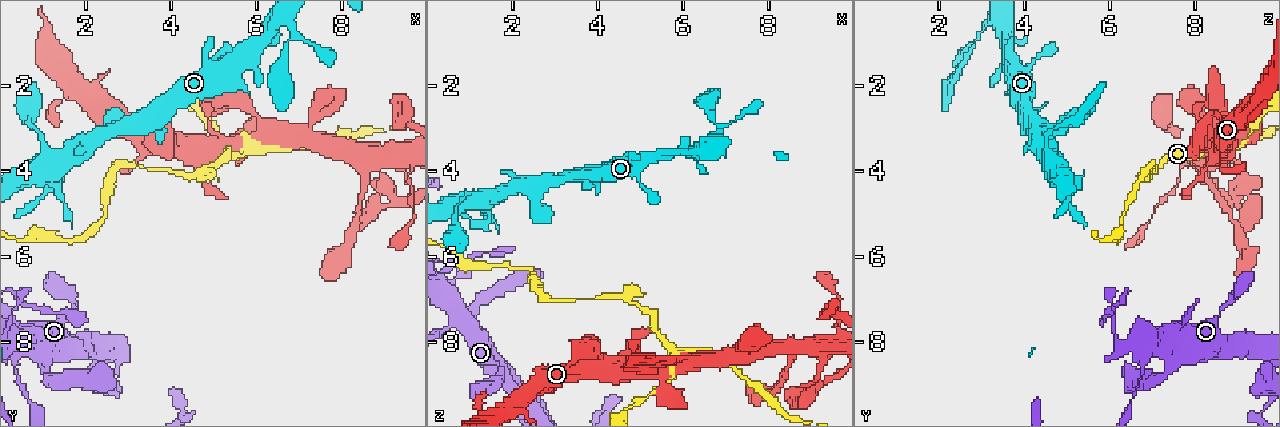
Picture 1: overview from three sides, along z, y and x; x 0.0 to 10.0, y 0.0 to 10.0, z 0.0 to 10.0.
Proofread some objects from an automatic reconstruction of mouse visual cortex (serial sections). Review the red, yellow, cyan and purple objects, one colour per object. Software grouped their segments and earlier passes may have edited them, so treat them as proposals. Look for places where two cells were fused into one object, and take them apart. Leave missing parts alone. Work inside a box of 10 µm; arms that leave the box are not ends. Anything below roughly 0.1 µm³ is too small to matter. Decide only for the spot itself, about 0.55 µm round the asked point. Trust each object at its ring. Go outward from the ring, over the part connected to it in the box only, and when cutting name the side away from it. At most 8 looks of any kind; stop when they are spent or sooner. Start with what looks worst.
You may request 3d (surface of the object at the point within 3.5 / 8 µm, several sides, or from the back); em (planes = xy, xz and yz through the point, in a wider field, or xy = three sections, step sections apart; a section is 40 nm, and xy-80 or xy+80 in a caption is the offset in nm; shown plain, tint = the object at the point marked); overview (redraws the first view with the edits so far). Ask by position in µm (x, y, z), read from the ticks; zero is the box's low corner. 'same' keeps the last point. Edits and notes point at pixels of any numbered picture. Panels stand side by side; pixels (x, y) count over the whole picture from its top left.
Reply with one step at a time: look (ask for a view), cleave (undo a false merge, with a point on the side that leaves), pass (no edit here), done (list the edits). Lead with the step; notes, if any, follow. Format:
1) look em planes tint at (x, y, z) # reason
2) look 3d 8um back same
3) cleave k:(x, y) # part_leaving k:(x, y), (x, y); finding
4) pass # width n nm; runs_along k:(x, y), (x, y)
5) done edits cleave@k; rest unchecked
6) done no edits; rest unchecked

look 3d 3.5um back at (6.75, 1.10, 2.85) # abrupt turn

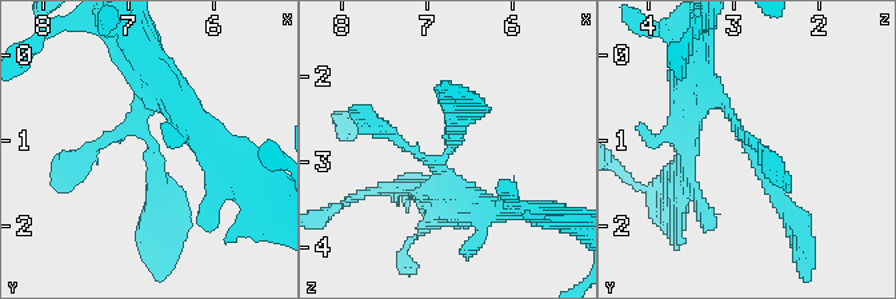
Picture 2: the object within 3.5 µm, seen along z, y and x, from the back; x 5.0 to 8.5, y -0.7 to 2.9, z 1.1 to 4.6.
look em xy step 2 tint at (6.70, 1.10, 2.80) # now the EM

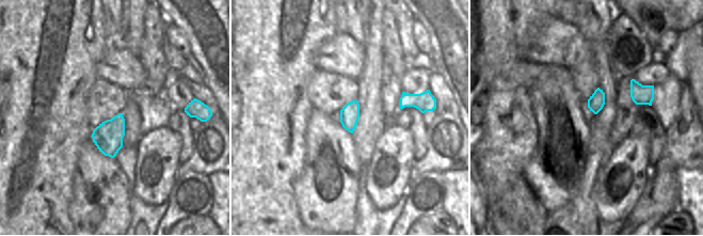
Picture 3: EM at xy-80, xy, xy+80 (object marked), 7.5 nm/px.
look em xy step 5 tint same # cut it another way

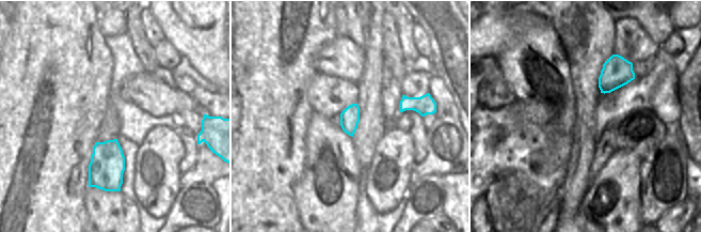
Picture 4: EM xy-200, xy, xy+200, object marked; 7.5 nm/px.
pass # width 140 nm; runs_along 2:(704, 98), (726, 107), (800, 230); one cell here

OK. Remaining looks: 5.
look em planes tint at (5.70, 3.15, 8.55) # sharp bend

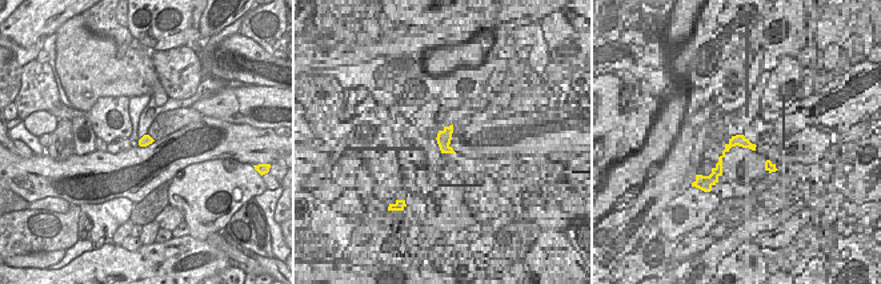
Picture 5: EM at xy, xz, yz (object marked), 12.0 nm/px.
look 3d 3.5um same

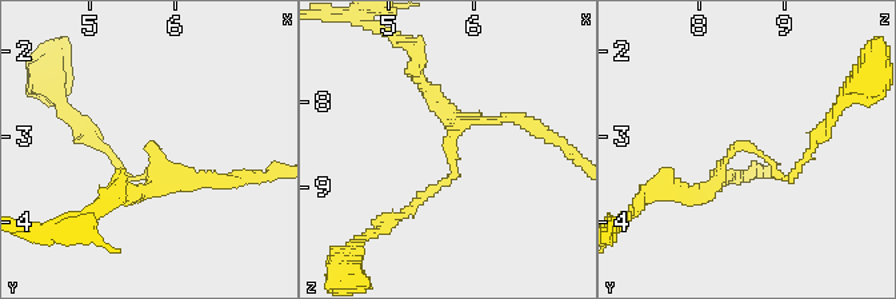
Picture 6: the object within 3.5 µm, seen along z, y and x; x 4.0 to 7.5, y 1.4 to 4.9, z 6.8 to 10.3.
pass # runs_along 6:(430, 94), (455, 118), (455, 175), (418, 203); continuous, no second cell

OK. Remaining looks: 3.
look 3d 3.5um at (8.25, 5.30, 9.05) # branch point

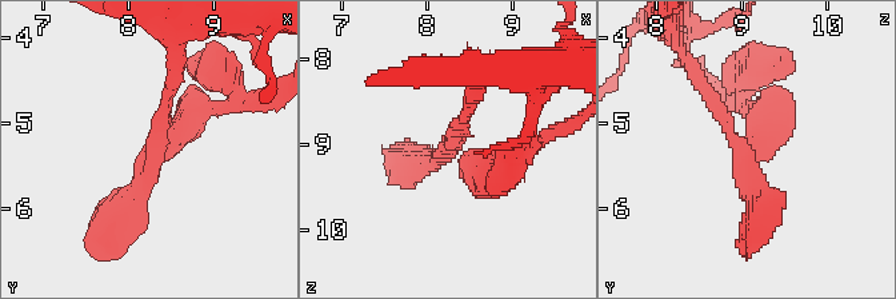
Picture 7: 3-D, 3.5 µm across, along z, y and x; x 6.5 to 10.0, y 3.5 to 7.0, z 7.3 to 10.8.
look em xy step 5 tint at (8.30, 5.35, 9.00) # shape alone is not enough

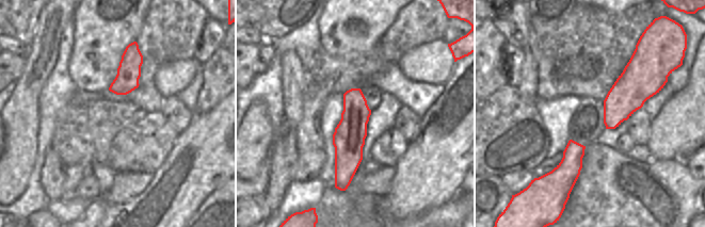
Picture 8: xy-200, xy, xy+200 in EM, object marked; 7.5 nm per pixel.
pass # runs_along 8:(357, 91), (341, 185); continuous, no second cell

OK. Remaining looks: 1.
done no edits; rest unchecked

